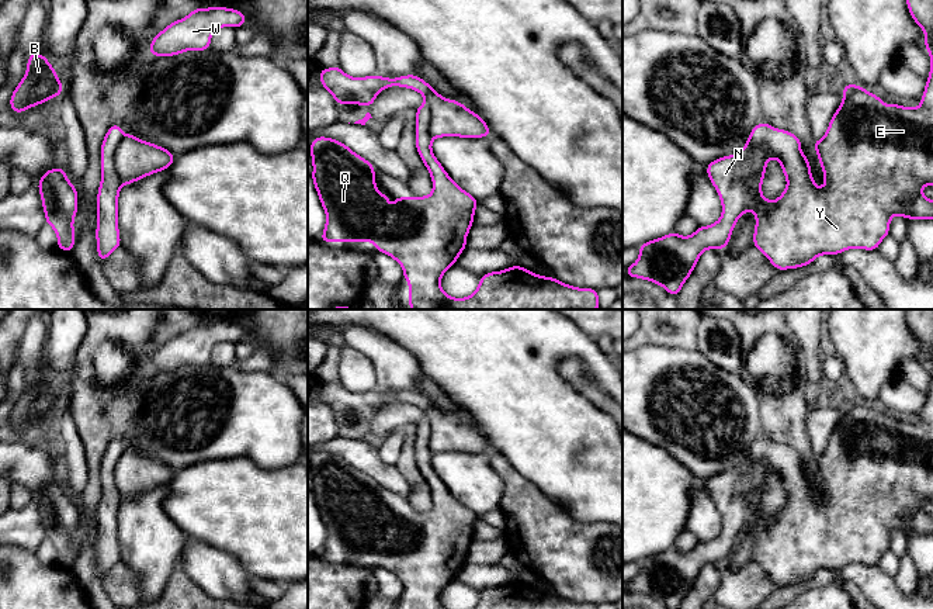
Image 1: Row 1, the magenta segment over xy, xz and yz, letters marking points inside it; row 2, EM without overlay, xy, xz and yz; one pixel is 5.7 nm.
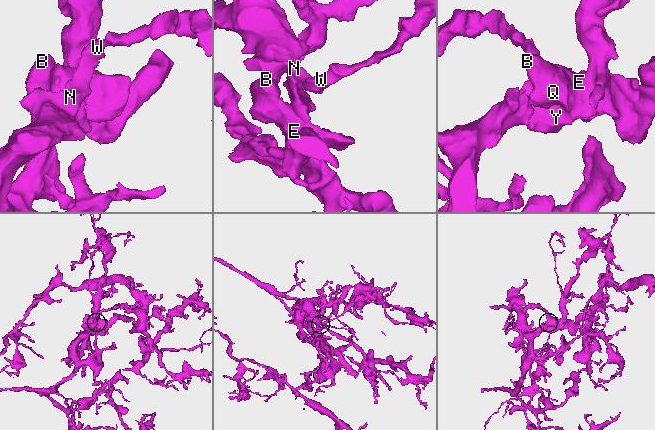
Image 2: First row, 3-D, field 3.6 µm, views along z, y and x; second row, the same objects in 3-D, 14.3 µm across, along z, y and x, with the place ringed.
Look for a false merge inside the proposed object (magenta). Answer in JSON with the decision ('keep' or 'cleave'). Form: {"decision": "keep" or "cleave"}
{"decision": "keep"}

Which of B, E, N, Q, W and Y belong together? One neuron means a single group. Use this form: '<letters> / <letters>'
B E N Q W Y

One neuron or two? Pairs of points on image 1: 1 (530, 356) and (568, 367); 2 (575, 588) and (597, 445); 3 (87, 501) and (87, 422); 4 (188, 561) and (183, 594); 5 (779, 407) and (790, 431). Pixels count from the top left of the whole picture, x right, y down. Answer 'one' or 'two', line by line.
1: two
2: two
3: one
4: two
5: one

